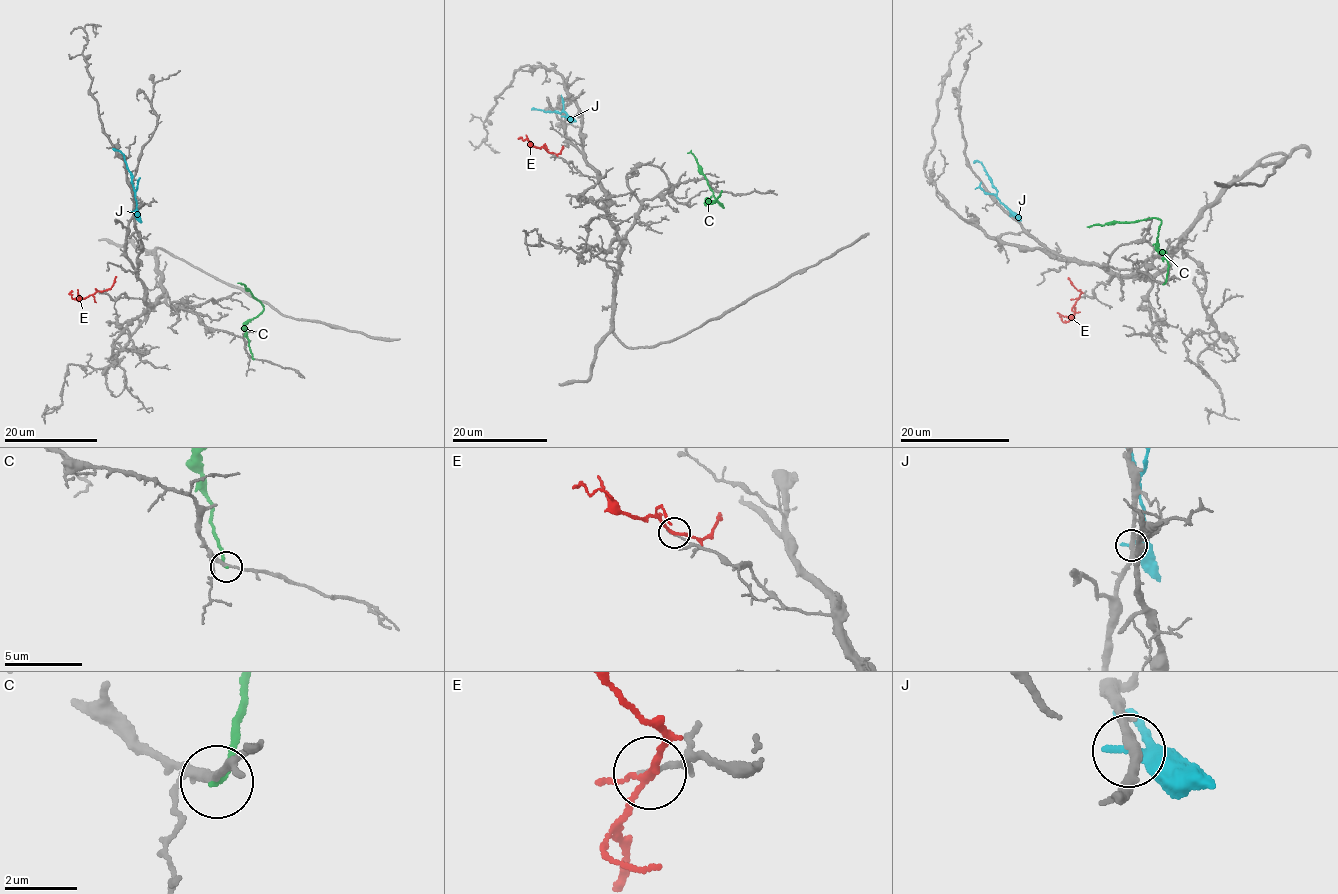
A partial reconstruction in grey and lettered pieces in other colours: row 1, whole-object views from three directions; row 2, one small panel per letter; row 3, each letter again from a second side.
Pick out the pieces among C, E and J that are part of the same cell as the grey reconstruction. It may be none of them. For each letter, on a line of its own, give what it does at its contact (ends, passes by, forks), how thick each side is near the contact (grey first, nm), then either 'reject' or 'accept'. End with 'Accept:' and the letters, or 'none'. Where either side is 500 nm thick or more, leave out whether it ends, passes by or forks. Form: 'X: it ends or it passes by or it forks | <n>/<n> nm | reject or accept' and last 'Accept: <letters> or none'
C: it ends | 220/180 nm | reject
E: it forks | 140/150 nm | reject
J: it passes by | 300/320 nm | reject
Accept: none

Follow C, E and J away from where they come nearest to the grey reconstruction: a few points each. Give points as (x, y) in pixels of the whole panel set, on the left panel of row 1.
C: (253, 359), (246, 323), (264, 307), (246, 287), (238, 283)
E: (98, 291), (77, 300), (73, 299), (71, 290)
J: (133, 211), (135, 195), (131, 173), (122, 153), (113, 148)

